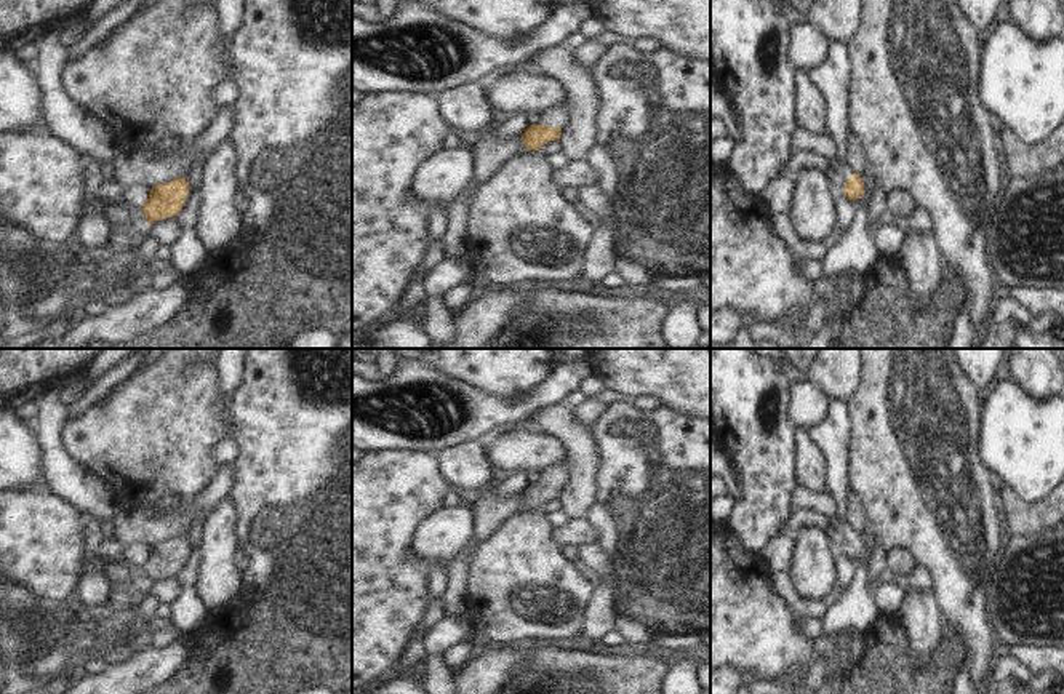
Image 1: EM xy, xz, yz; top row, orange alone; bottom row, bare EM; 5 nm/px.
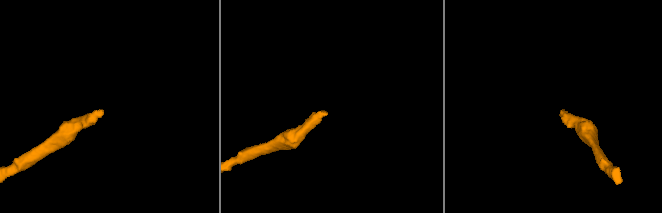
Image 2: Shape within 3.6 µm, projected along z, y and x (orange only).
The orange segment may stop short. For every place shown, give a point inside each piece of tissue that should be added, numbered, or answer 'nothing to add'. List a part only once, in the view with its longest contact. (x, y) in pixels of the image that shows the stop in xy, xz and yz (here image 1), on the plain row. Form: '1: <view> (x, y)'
1: xz (556, 475)

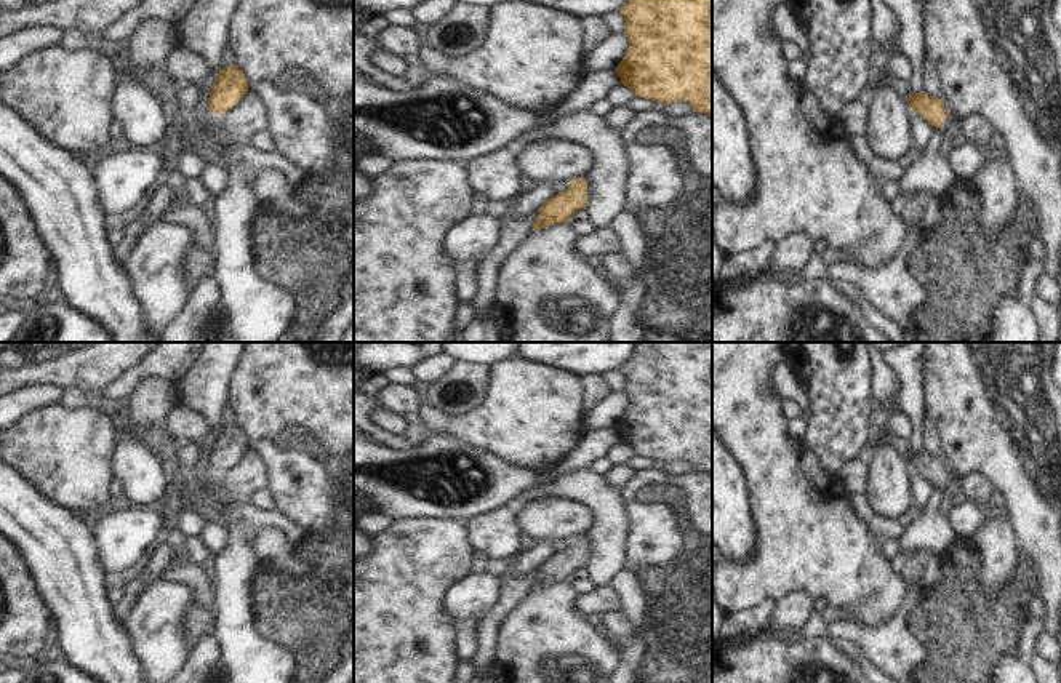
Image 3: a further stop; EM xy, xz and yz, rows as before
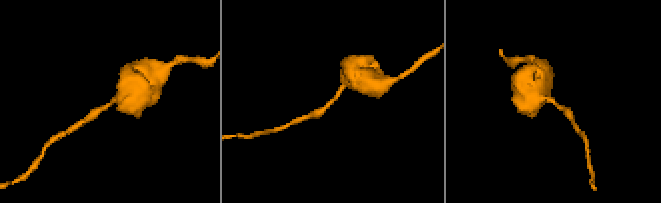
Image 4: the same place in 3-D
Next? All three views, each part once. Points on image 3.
nothing to add

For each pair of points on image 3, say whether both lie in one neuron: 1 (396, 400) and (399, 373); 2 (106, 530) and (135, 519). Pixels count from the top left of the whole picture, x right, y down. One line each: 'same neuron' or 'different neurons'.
1: different neurons
2: same neuron

